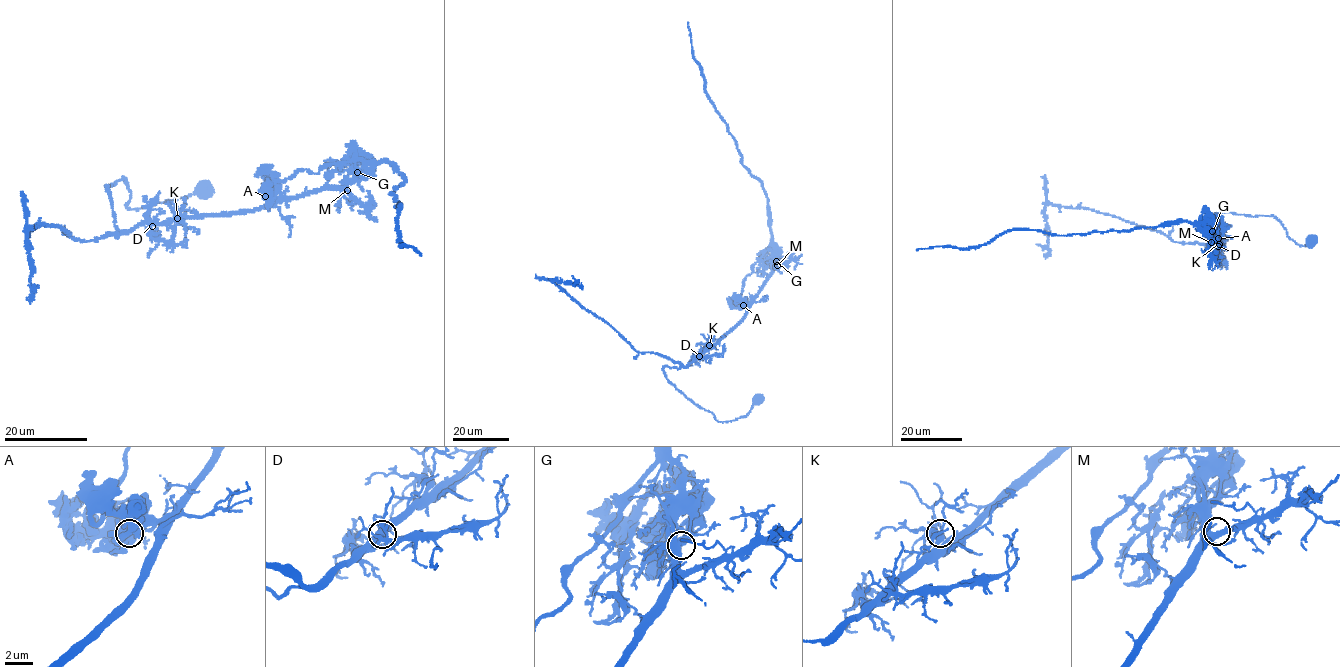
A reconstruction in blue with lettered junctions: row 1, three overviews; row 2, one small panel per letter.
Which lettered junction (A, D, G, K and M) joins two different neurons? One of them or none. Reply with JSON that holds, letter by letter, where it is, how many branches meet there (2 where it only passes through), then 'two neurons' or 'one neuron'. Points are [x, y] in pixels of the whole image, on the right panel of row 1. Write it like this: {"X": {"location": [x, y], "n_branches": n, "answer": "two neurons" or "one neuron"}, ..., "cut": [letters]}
{"A": {"location": [1218, 238], "n_branches": 5, "answer": "one neuron"}, "D": {"location": [1218, 246], "n_branches": 5, "answer": "one neuron"}, "G": {"location": [1212, 231], "n_branches": 6, "answer": "two neurons"}, "K": {"location": [1219, 244], "n_branches": 4, "answer": "one neuron"}, "M": {"location": [1211, 242], "n_branches": 3, "answer": "one neuron"}, "cut": ["G"]}

